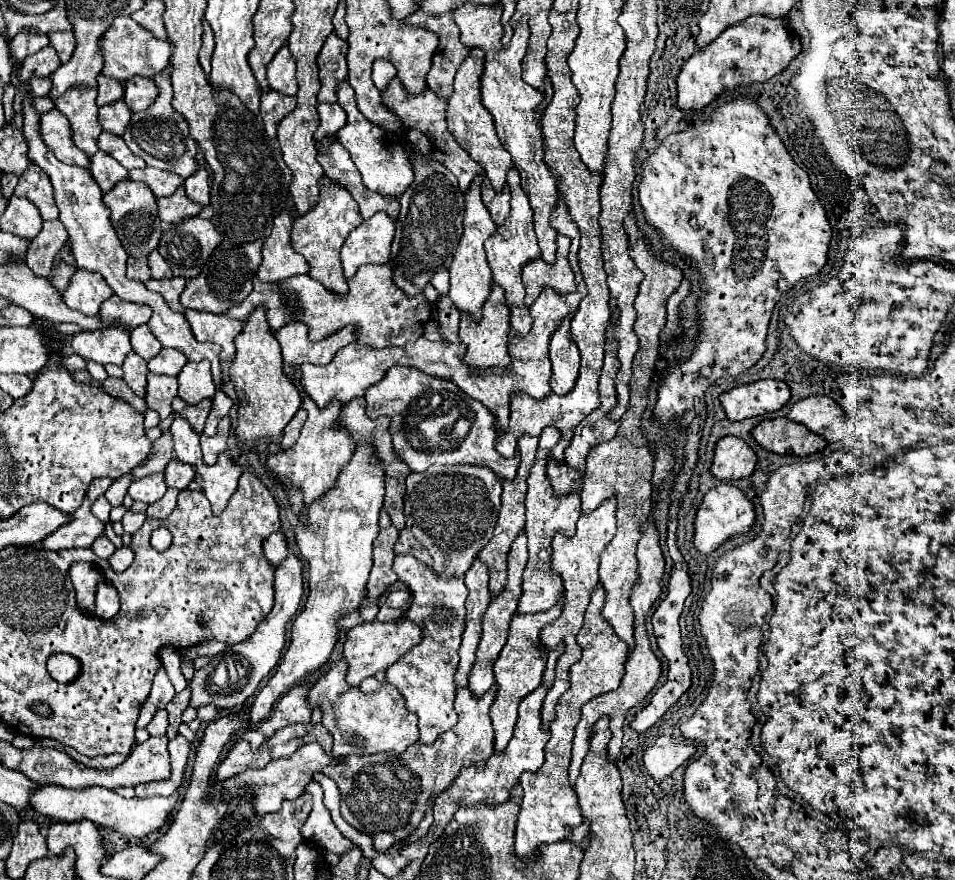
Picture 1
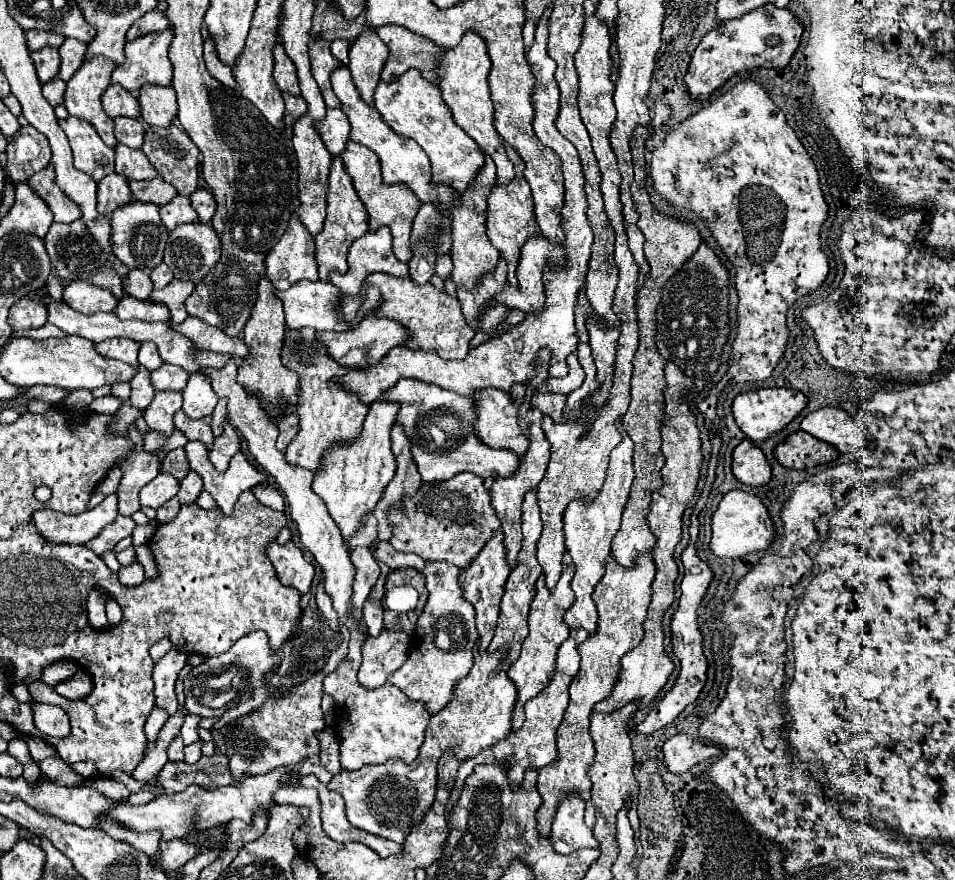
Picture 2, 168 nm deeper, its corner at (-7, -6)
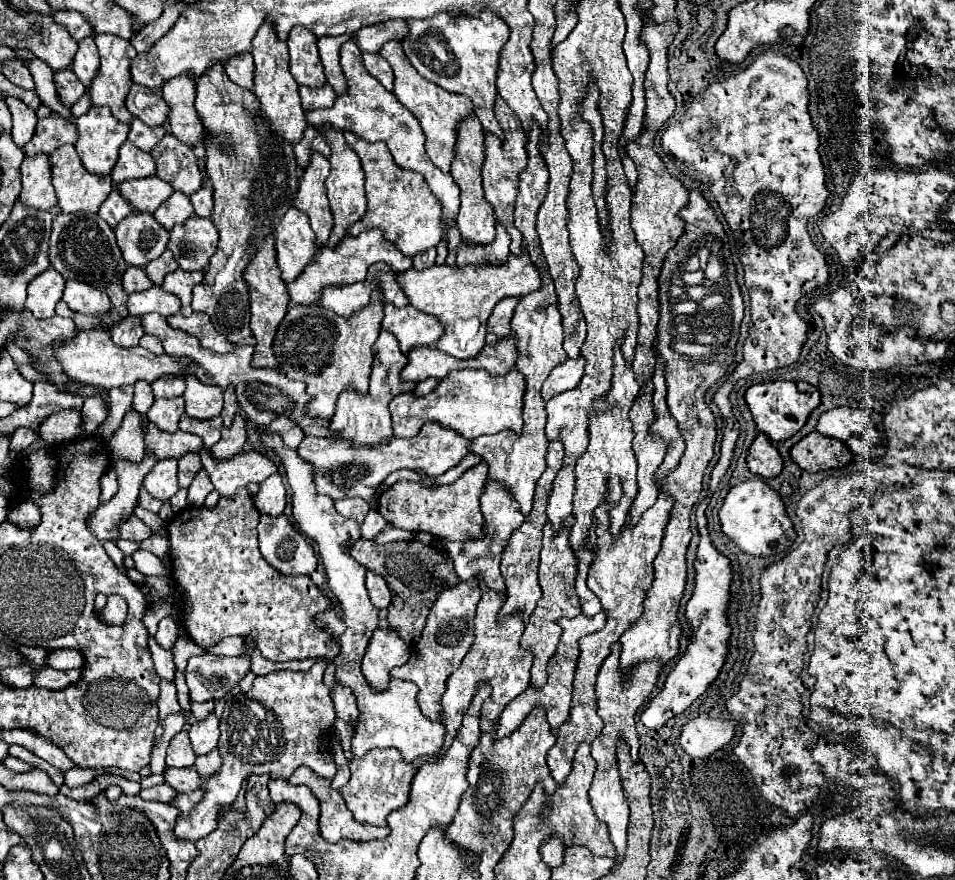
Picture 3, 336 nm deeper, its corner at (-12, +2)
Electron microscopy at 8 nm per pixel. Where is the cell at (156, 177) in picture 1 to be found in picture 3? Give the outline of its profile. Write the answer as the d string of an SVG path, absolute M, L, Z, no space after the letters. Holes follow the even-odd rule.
M155 176L121 182L117 190L133 206L133 210L137 210L141 214L143 212L153 214L157 210L157 206L173 194L173 188Z

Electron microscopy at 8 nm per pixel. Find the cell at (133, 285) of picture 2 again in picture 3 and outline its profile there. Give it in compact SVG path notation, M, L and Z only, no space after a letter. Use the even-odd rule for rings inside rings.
M129 266L129 268L125 270L121 284L123 284L125 292L129 292L129 294L133 294L133 292L143 292L143 290L147 290L147 288L153 286L151 280L147 278L145 270L143 270L143 268L137 268L137 266Z

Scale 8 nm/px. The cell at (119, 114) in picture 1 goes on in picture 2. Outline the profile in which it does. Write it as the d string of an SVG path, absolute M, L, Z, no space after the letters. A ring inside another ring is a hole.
M118 116L118 118L114 118L114 136L120 144L126 144L130 148L140 148L142 136L144 136L144 126L140 120Z

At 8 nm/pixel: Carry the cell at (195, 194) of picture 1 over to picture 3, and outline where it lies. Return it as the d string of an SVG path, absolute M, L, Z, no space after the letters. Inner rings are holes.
M203 186L195 194L191 194L191 206L193 206L197 216L209 218L211 212L213 212L213 188L211 186Z

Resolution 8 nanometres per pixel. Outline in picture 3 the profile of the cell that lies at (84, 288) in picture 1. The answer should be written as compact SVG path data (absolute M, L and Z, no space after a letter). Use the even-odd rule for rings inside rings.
M67 280L63 302L73 312L81 312L81 314L103 314L111 308L107 294L91 288L89 284L77 282L77 280Z

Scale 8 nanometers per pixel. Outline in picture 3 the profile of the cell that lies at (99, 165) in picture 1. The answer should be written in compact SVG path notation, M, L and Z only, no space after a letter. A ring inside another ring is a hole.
M113 188L113 192L107 196L107 200L101 204L99 208L99 216L111 226L115 228L125 216L129 216L133 210L131 206L127 206L127 200L125 198L119 198L119 192L117 188Z

